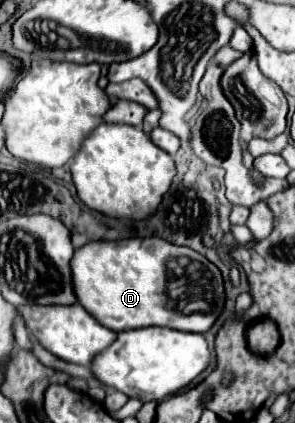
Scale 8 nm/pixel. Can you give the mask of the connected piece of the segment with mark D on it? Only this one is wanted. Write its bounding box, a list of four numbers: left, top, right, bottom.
[70,238,224,332]

